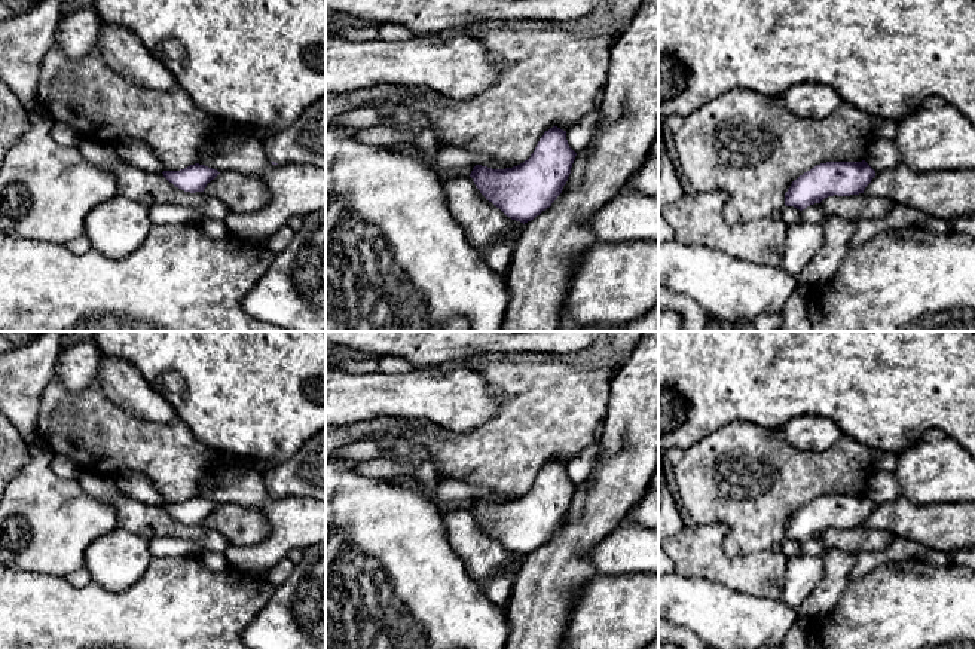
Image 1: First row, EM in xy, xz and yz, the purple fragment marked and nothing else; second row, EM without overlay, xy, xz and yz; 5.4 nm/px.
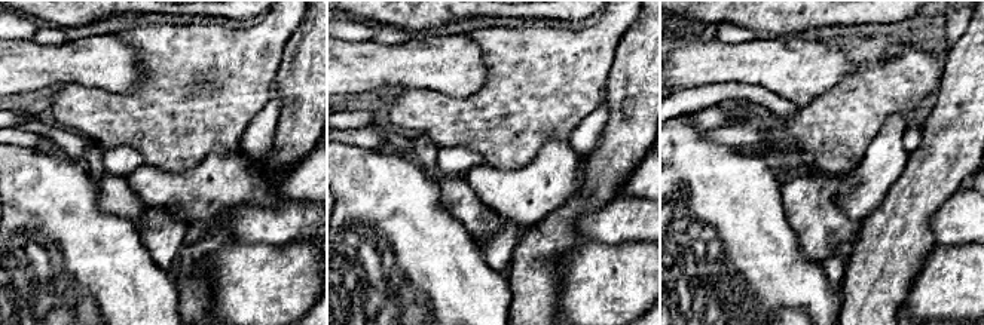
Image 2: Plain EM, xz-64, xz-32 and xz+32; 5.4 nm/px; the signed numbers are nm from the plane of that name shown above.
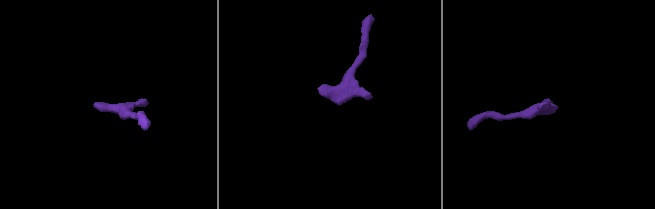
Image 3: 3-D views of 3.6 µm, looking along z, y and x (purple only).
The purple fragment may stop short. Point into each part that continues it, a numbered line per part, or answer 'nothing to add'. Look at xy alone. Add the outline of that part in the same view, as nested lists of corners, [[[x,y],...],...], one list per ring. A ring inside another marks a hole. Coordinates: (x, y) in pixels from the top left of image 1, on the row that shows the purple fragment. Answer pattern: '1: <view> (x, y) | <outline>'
1: xy (303, 141) | [[[325,95],[308,107],[285,129],[262,140],[265,153],[275,163],[303,163],[325,169]]]

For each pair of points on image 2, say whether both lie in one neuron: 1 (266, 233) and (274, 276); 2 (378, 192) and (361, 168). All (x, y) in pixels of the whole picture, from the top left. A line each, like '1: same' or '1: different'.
1: different
2: same

